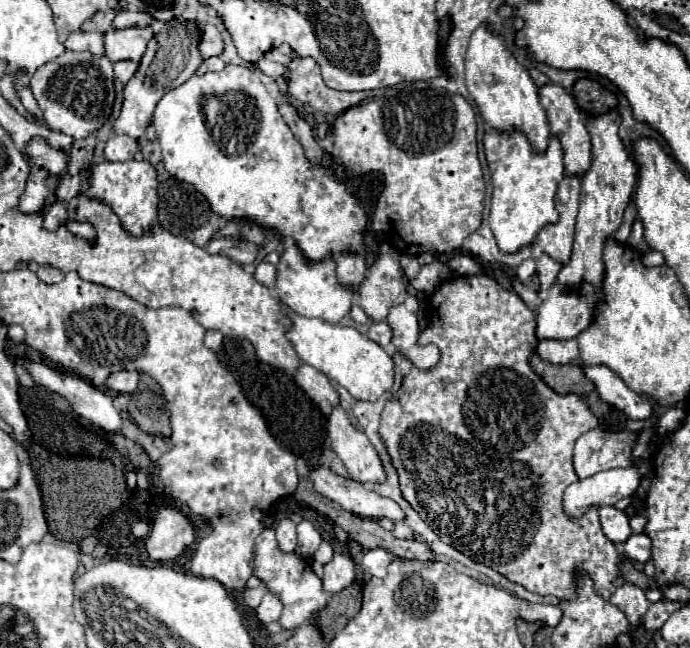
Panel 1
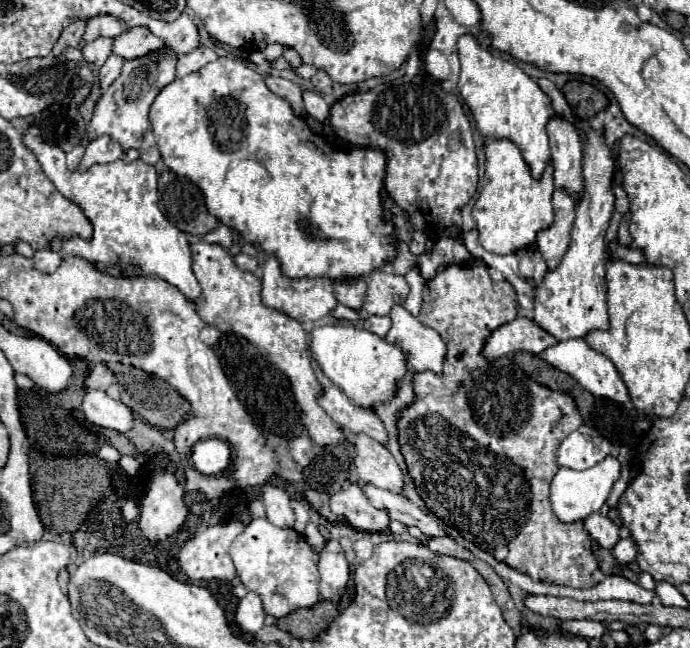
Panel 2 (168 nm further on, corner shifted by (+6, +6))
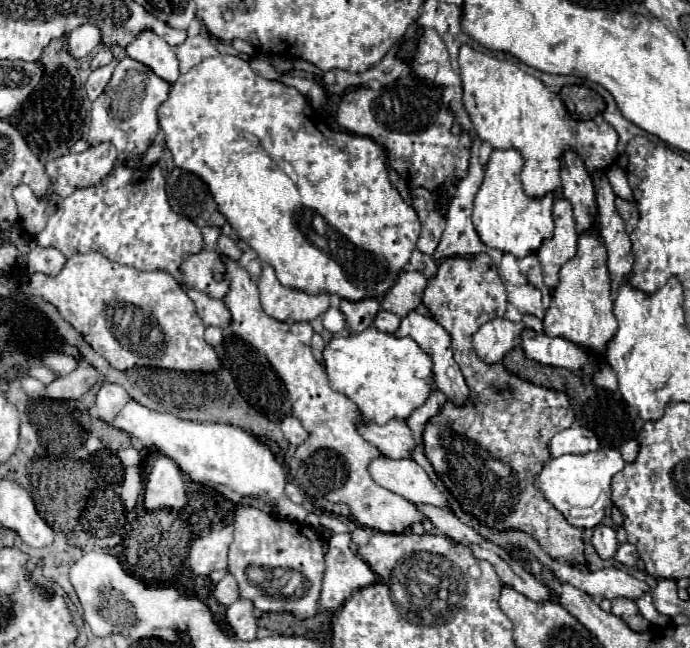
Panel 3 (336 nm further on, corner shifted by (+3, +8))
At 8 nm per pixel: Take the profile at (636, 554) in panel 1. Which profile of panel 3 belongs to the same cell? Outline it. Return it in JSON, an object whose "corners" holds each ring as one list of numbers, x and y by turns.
{"corners":[[620,543,616,555,614,555,616,561,620,561,622,565,628,565,628,567,634,567,636,561,638,561,638,551,632,543]]}

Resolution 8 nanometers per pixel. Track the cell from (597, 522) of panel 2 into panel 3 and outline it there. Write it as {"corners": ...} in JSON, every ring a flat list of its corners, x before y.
{"corners":[[598,525,594,527,594,535,592,535,592,545,598,551,598,555,602,559,612,559,616,549,618,549,618,539,616,539,616,531,608,525]]}

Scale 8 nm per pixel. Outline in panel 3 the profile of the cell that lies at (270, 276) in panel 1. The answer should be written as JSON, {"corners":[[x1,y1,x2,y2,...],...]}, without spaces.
{"corners":[[220,235,216,247,218,247,218,251,220,251,222,255,226,255,226,257,230,257,230,259,240,259,240,257,242,257,242,251,238,249,238,245,236,245,230,237,226,237,226,235]]}

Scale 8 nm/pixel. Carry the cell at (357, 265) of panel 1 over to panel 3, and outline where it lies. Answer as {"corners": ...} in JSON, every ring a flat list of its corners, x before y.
{"corners":[[366,297,360,301,340,299,340,311,346,315,350,331,360,333,372,325,374,315,380,311,380,303,376,297]]}

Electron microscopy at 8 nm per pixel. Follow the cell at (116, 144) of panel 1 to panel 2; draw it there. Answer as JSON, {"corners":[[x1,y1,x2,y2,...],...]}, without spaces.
{"corners":[[103,135,87,145,87,151,85,151,77,171,89,169,91,165,97,165,97,163,111,163,111,161,117,161,121,157,123,157,123,149,111,137]]}

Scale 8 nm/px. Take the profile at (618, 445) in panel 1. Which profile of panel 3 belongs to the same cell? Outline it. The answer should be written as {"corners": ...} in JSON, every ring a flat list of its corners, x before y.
{"corners":[[572,425,570,429,560,431,554,435,550,441,550,453,552,457,562,457,562,455,586,455,590,451,598,451,600,443,596,435,582,427,582,425]]}

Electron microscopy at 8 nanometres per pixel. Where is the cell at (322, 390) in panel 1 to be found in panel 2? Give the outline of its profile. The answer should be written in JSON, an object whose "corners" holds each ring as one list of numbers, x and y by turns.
{"corners":[[335,385,325,389,325,393,319,397,319,405,349,435,365,433,371,439,379,441,381,445,387,445,389,437,383,421,373,411,355,407]]}

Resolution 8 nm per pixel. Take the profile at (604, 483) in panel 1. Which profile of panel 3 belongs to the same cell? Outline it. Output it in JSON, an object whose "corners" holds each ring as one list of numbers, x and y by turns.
{"corners":[[602,447,590,455,562,455,550,459,550,463,542,469,538,481,544,497,566,517,566,521,580,529,596,527,606,507,610,507,612,497,612,477,624,469,624,459,616,449]]}

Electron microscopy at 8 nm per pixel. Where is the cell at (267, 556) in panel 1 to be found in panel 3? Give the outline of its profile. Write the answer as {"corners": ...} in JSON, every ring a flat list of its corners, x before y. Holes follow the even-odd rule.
{"corners":[[242,509,234,519,234,541,228,553,228,571,236,577,240,585,240,595,250,599,256,609,270,613,270,611,290,611,298,619,308,619,318,613,318,599,324,575,324,549,322,541,318,539,316,531,304,523,290,523,286,519,272,517,260,509],[290,573,300,573,300,585,294,587,292,581,286,581]]}

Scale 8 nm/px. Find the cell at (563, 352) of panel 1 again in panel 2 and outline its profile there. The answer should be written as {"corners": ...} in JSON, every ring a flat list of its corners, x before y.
{"corners":[[515,317,513,321,491,331,483,345,483,355,487,357,487,361,495,361,515,351,529,351,539,355,543,349,555,343,557,339,535,325,535,321,527,317]]}

